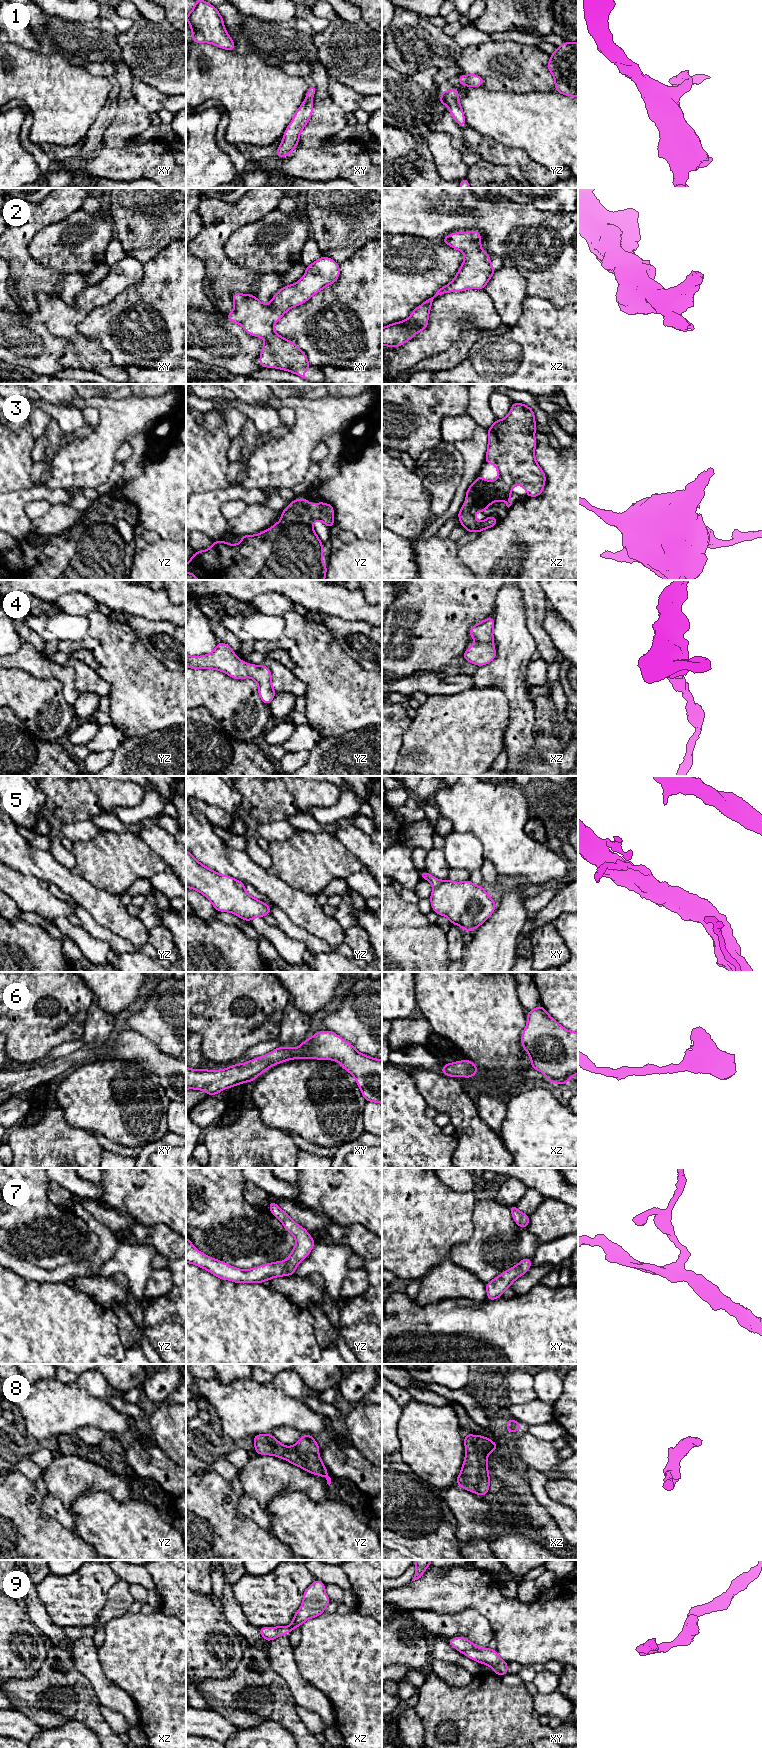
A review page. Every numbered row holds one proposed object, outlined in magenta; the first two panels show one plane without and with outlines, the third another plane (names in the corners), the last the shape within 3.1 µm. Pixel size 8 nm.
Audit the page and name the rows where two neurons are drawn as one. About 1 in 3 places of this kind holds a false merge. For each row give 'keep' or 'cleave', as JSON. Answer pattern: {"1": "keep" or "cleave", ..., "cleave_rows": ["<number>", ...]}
{"1": "keep", "2": "keep", "3": "keep", "4": "keep", "5": "cleave", "6": "keep", "7": "keep", "8": "keep", "9": "keep", "cleave_rows": ["5"]}

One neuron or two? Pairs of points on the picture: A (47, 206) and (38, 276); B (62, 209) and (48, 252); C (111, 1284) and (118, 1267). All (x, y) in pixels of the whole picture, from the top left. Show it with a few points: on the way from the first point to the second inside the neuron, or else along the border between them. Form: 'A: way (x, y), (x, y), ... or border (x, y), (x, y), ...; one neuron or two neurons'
A: way (33, 223), (33, 228), (23, 239), (23, 259); one neuron
B: border (78, 209), (62, 220), (47, 224), (37, 232); two neurons
C: border (99, 1274), (104, 1277), (123, 1275), (130, 1286); two neurons

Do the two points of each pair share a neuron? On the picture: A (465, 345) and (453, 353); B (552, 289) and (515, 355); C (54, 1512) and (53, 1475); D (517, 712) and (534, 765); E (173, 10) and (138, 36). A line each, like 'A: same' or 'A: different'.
A: same
B: different
C: different
D: different
E: different

